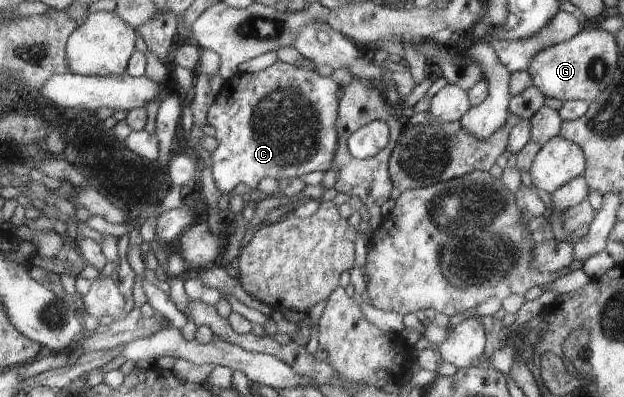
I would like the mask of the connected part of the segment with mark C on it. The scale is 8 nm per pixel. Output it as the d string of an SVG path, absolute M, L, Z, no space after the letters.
M277 60L271 67L256 74L241 74L221 82L207 122L214 127L217 147L210 152L211 171L220 192L229 193L239 184L247 185L251 197L257 194L261 179L272 177L277 182L287 177L300 177L314 170L327 172L337 149L337 83L308 68L287 65Z

